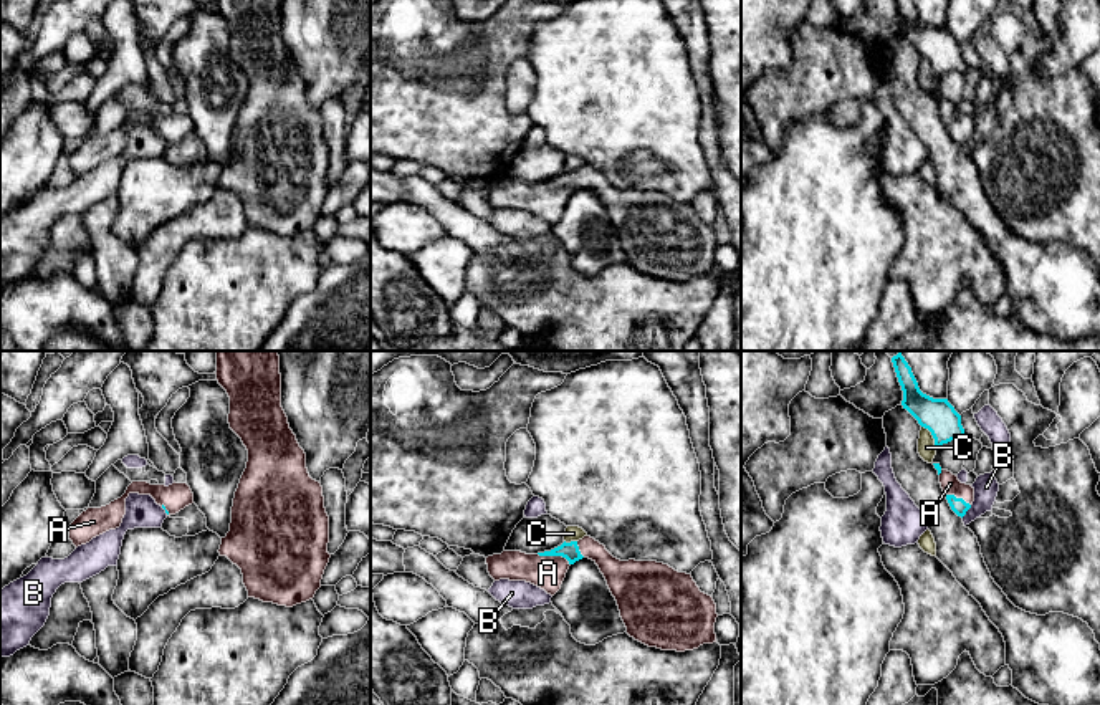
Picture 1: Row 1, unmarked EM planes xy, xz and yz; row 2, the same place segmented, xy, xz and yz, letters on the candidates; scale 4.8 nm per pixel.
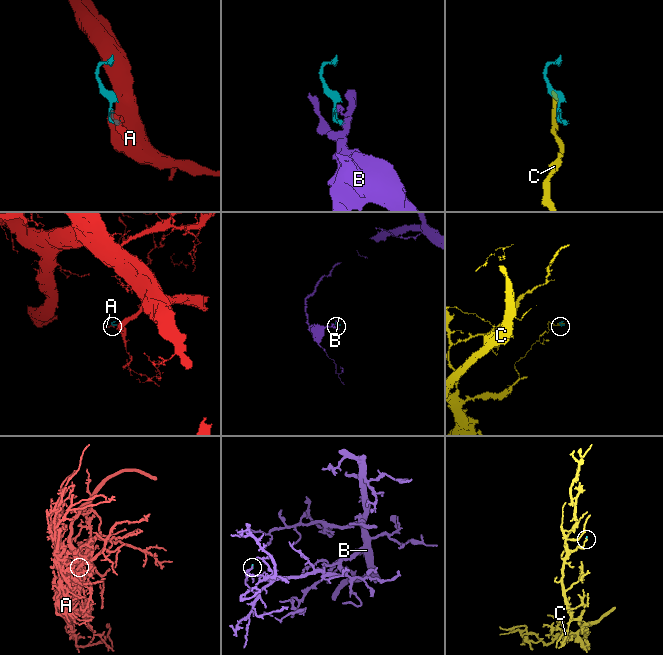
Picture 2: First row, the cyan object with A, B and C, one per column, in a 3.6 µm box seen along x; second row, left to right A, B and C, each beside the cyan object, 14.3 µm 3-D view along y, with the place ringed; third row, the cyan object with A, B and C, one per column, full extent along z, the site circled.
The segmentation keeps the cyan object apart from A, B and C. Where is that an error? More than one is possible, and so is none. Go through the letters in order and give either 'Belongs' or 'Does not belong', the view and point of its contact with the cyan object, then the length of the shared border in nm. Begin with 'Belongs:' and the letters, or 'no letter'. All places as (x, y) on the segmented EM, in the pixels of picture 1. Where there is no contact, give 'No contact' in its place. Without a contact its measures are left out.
Belongs: A
A: Belongs. Touches cyan at xz (554, 555). Shared border 170 nm
B: Does not belong. Touches cyan at yz (966, 510). Shared border 80 nm
C: Does not belong. Touches cyan at yz (933, 437). Shared border 140 nm

